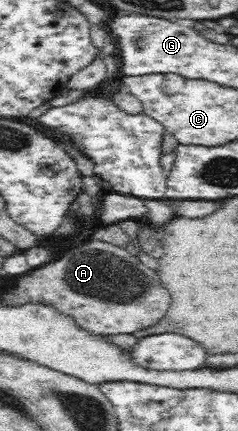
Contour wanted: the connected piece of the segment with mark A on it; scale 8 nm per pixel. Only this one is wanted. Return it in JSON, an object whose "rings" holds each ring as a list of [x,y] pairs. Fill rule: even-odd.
{"rings":[[[89,240],[82,246],[72,247],[60,260],[31,269],[19,278],[18,290],[30,296],[30,300],[43,300],[53,304],[58,310],[73,316],[82,328],[94,334],[134,334],[137,330],[154,326],[162,320],[170,306],[170,294],[162,288],[158,274],[124,247],[112,243]]]}

